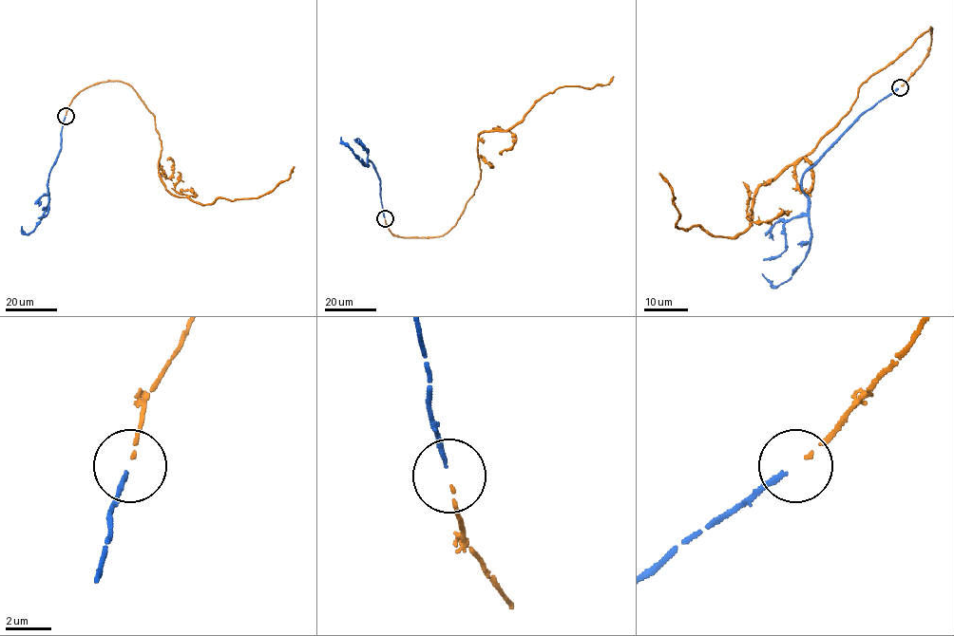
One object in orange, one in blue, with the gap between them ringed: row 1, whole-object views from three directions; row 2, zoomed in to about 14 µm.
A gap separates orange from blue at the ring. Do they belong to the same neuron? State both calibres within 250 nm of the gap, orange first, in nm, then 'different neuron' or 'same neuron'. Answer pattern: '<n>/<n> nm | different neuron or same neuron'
110/200 nm | same neuron

